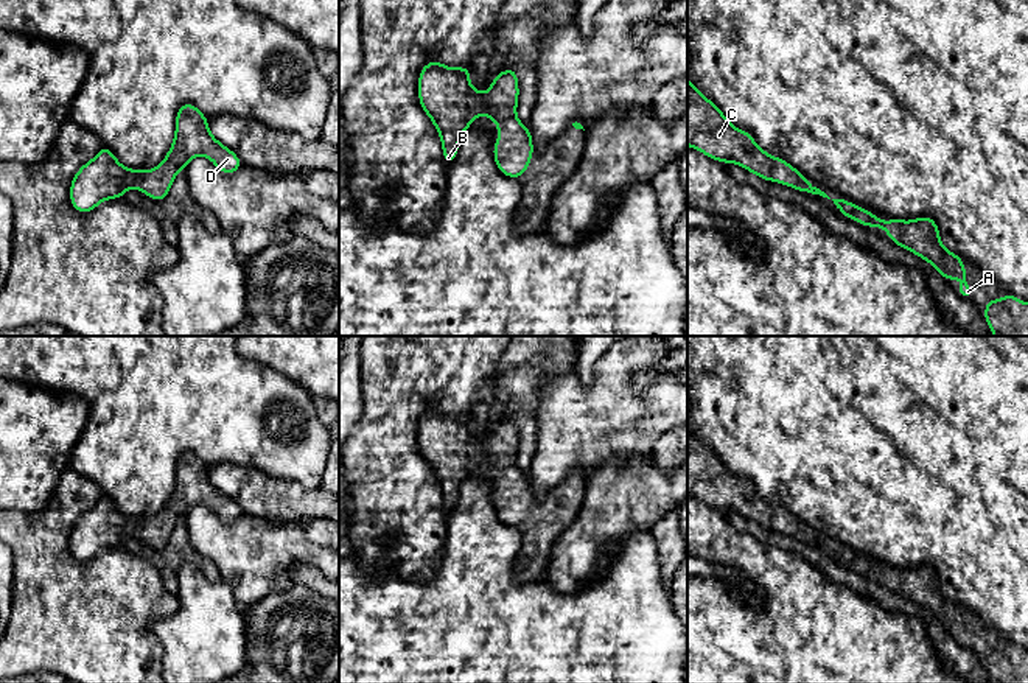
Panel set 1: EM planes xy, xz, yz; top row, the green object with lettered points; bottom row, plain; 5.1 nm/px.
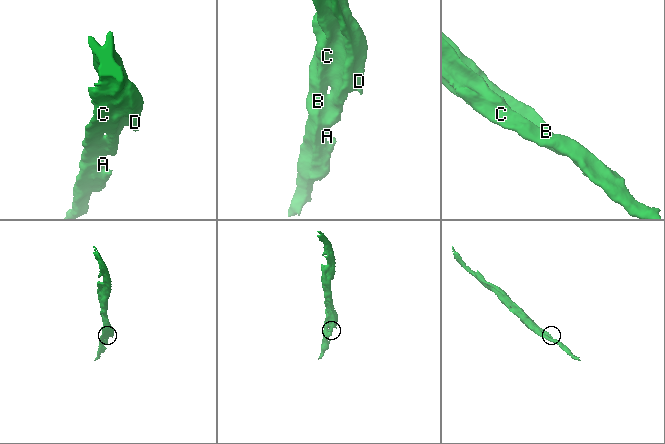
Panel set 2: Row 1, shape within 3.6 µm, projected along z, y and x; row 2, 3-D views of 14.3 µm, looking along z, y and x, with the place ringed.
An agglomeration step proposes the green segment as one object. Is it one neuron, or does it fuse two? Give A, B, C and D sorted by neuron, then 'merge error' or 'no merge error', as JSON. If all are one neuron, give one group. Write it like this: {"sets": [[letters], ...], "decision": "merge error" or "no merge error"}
{"sets": [["A", "B", "C", "D"]], "decision": "no merge error"}

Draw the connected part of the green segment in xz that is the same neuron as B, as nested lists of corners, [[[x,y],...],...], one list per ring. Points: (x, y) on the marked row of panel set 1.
[[[429,61],[418,73],[418,101],[435,126],[443,160],[451,165],[462,134],[482,114],[498,126],[493,157],[499,173],[519,179],[533,156],[530,128],[516,117],[519,98],[518,72],[505,68],[482,95],[470,82],[470,67],[446,67]]]

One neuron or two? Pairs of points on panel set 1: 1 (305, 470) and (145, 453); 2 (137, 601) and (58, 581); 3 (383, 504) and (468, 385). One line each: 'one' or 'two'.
1: one
2: one
3: one

